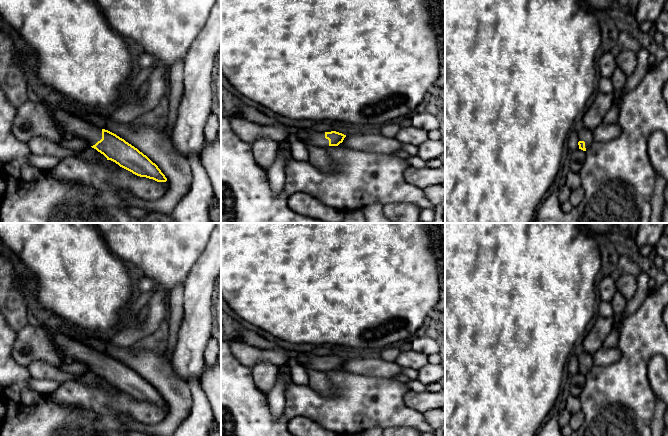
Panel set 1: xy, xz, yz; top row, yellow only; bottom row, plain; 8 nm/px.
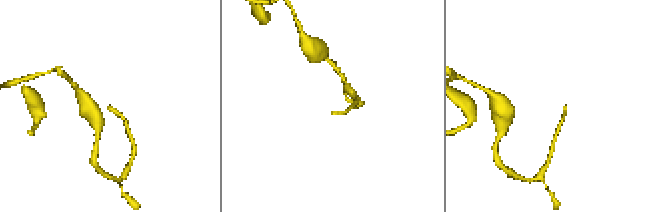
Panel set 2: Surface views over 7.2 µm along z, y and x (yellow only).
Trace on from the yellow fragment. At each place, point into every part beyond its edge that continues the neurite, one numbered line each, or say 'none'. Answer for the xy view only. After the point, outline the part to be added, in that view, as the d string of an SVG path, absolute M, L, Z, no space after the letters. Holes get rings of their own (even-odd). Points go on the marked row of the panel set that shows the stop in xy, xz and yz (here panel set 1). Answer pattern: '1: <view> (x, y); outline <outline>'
1: xy (71, 125); outline M43 103L43 105L53 116L56 128L63 133L63 136L80 138L89 143L90 147L102 139L102 128L89 123L87 120L63 108L46 103Z

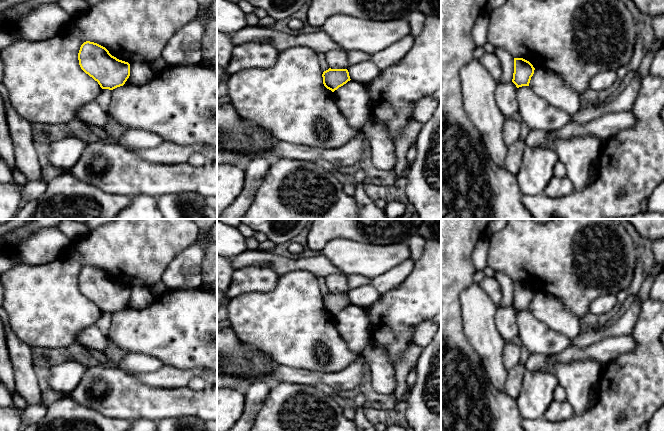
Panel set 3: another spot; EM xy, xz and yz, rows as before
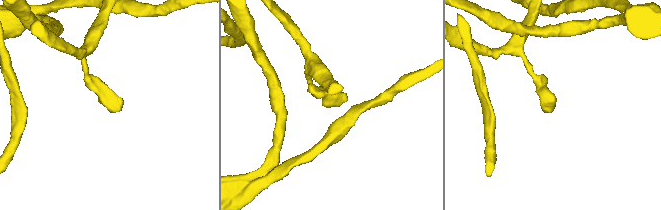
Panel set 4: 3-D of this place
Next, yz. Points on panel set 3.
none

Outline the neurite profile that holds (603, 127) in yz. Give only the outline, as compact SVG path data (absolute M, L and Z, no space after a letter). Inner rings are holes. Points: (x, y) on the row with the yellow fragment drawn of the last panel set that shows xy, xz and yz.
M631 111L612 112L600 116L587 124L575 124L570 121L563 128L550 131L550 134L556 139L595 136L606 141L618 132L634 127L635 124L636 118Z

